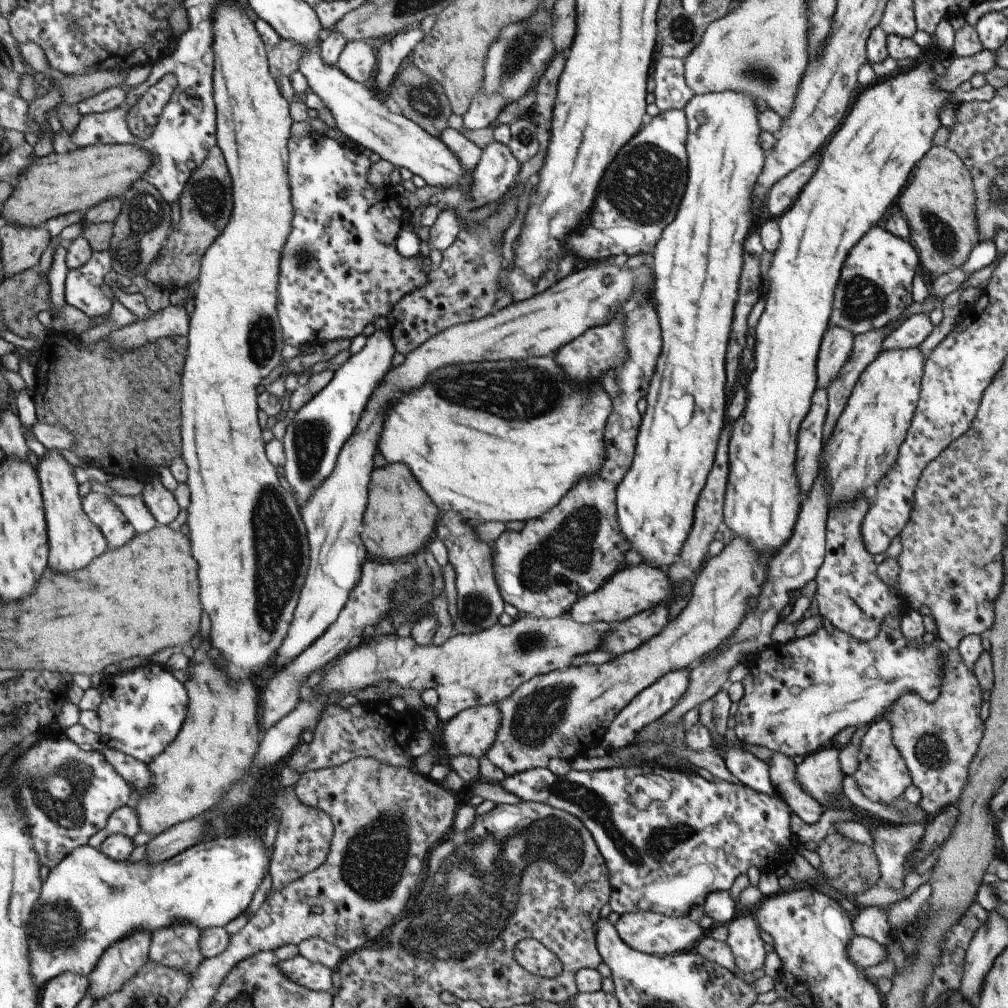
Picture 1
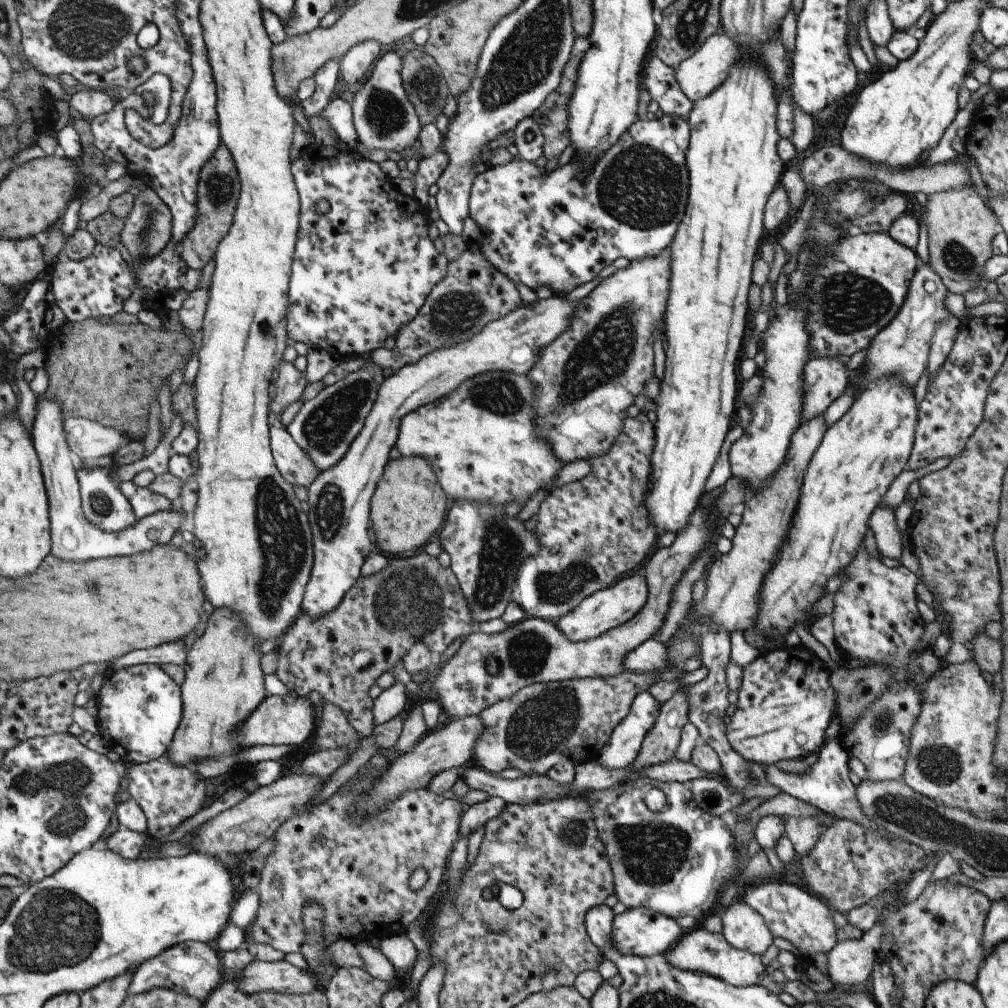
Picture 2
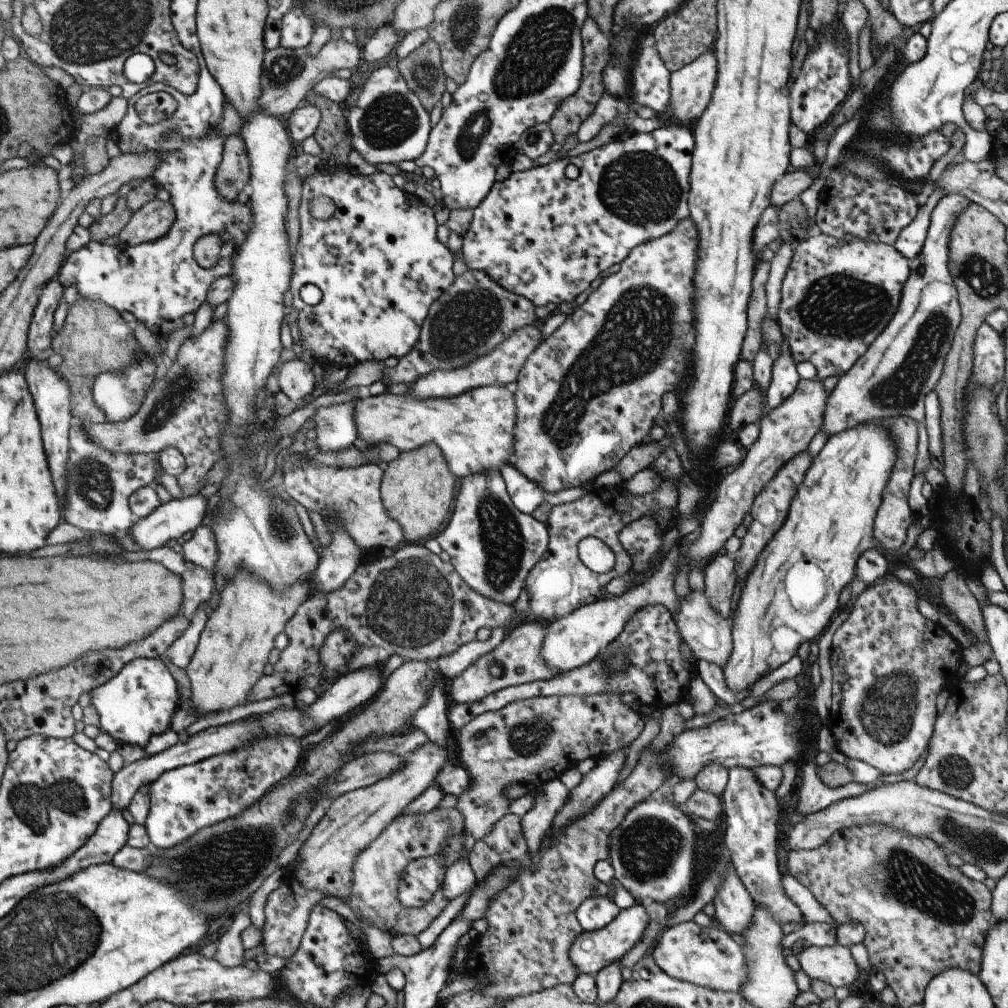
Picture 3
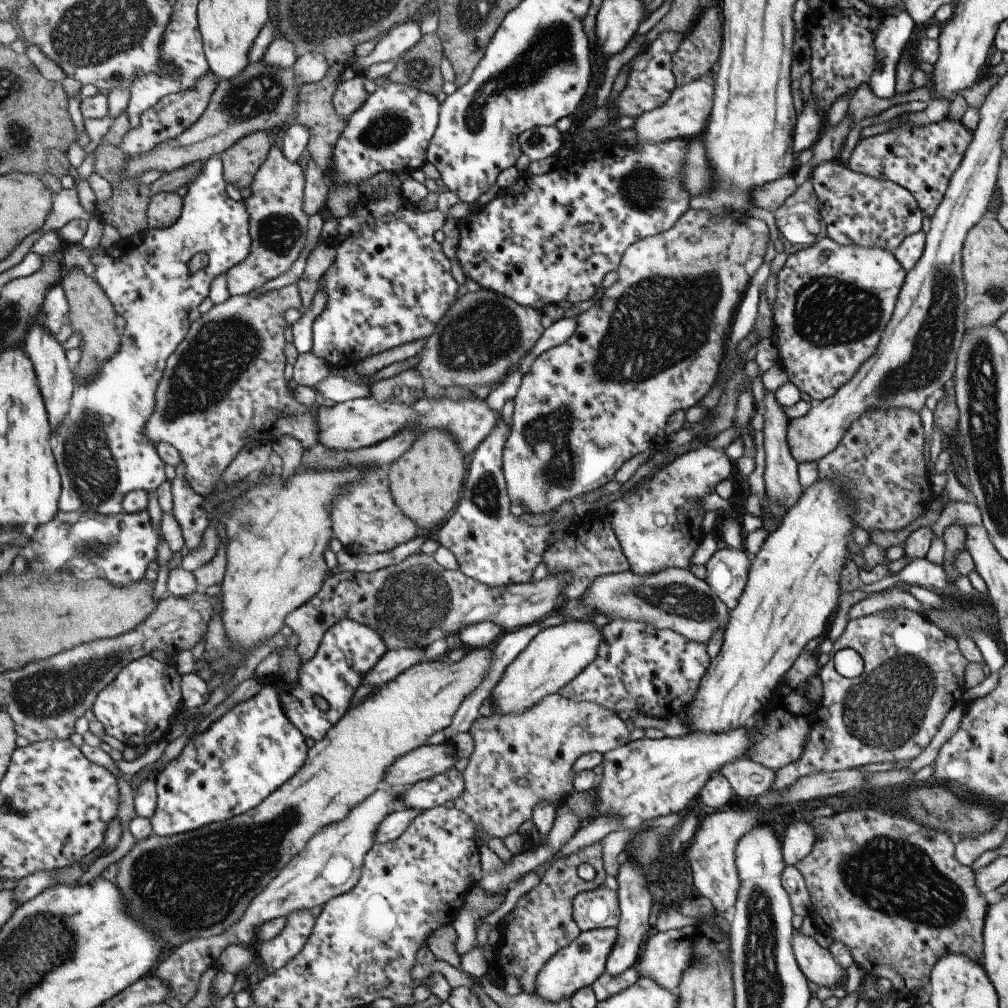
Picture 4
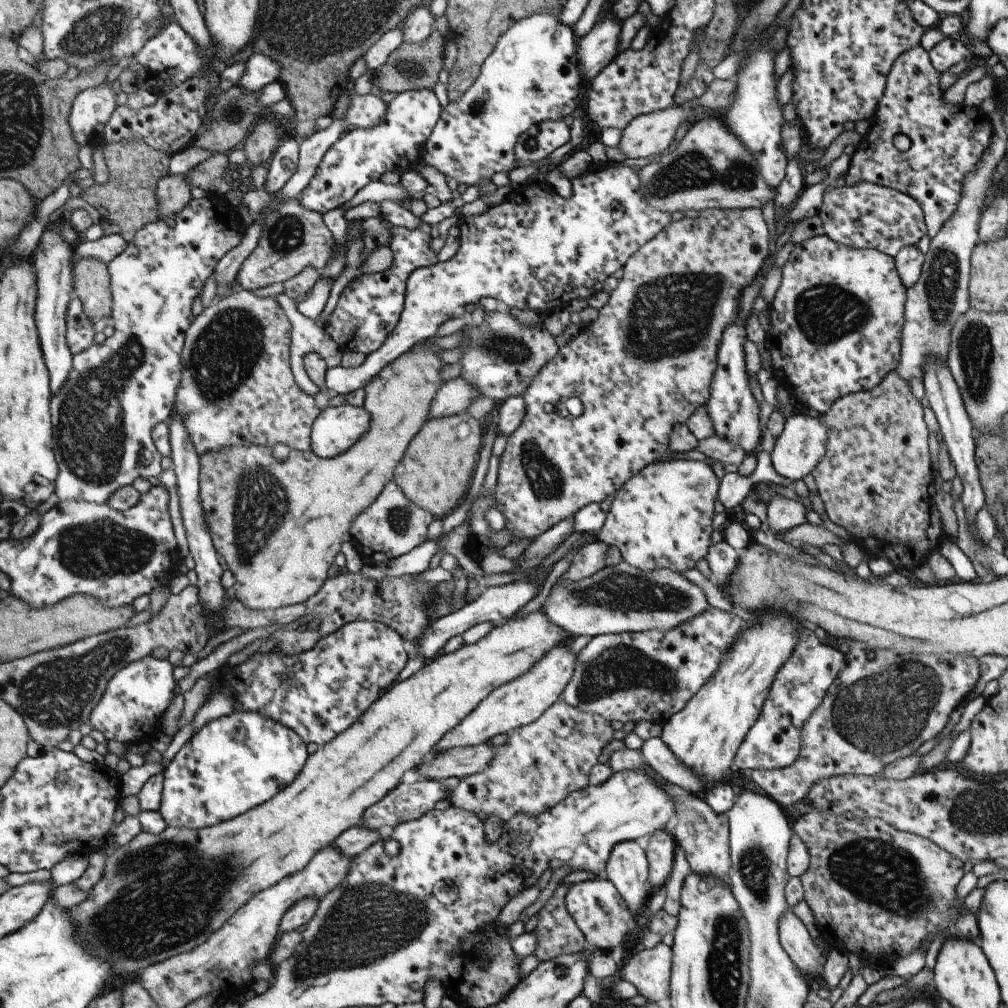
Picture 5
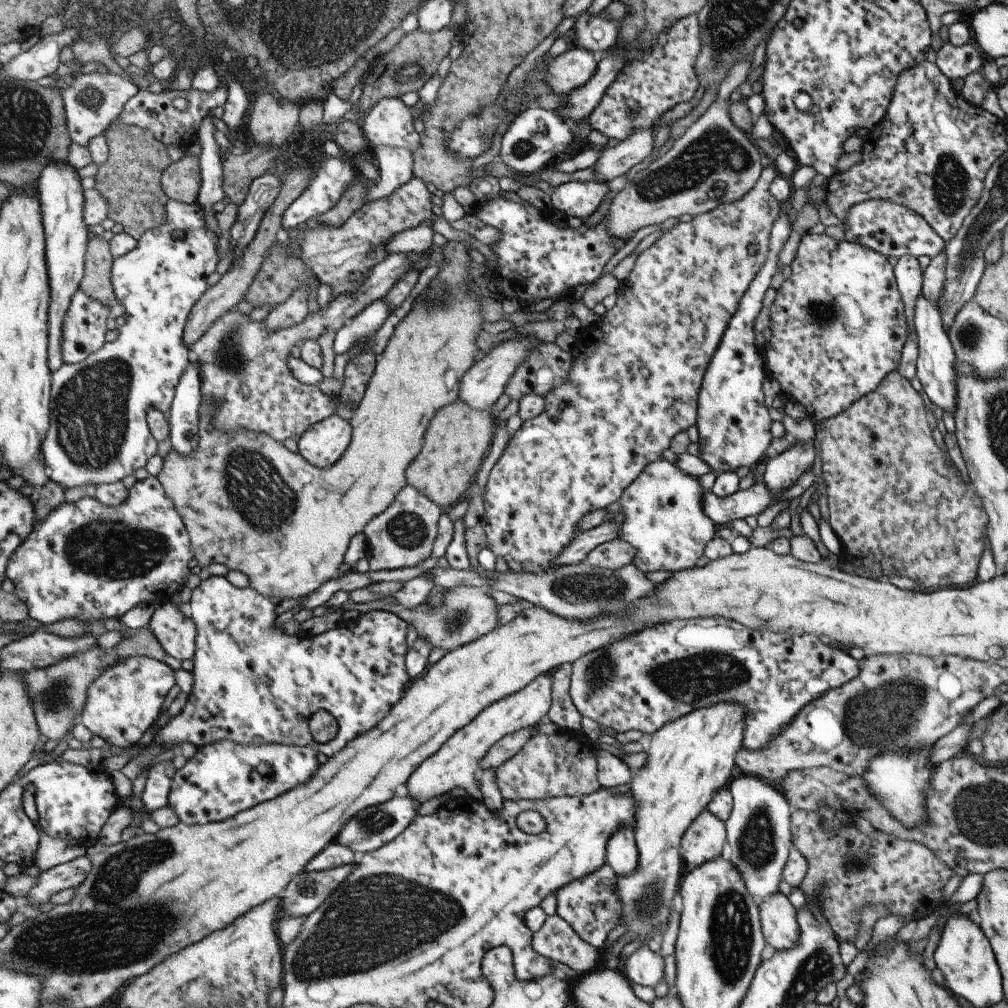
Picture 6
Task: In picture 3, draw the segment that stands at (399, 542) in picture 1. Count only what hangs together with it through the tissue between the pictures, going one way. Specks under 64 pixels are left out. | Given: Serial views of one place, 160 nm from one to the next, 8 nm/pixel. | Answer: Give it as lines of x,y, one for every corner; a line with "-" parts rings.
425,444
411,452
401,452
397,460
383,466
379,496
390,517
401,526
404,544
421,542
435,530
439,530
445,514
451,510
451,500
455,493
455,477
441,456
441,450
435,444

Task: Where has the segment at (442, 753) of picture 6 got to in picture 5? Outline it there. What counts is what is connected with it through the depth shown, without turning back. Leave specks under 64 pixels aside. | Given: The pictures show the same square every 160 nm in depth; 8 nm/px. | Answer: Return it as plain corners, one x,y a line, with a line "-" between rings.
567,643
553,647
543,659
538,660
533,668
529,669
529,672
493,689
456,727
448,730
441,740
435,743
428,756
455,747
487,743
489,738
497,734
509,734
516,728
535,722
551,704
561,699
562,690
574,671
576,654
568,649

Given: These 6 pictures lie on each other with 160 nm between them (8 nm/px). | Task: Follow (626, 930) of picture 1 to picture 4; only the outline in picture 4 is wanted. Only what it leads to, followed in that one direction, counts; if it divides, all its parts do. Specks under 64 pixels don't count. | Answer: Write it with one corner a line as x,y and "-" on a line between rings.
593,929
583,931
567,946
560,948
537,972
534,980
534,992
539,999
556,1003
568,998
580,988
589,987
604,972
604,964
614,943
616,929

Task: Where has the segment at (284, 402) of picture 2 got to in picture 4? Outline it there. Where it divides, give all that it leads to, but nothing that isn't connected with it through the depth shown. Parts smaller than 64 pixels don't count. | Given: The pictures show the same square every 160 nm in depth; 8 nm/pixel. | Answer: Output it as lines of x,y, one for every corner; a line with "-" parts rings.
311,351
298,353
292,366
292,379
298,385
309,388
315,388
333,370
322,358
317,358

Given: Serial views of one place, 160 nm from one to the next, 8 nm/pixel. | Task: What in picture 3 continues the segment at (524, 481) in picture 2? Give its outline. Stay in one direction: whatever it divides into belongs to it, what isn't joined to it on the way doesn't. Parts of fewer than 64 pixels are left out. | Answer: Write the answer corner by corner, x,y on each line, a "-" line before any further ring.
505,386
479,387
451,398
413,398
411,395
394,395
384,392
378,395
364,395
354,402
352,406
352,419
356,428
358,443
378,445
389,443
397,446
399,450
413,450
421,444
435,442
443,458
453,472
455,478
461,480
463,476
478,472
497,469
508,464
512,466
512,430
515,424
515,403
513,393

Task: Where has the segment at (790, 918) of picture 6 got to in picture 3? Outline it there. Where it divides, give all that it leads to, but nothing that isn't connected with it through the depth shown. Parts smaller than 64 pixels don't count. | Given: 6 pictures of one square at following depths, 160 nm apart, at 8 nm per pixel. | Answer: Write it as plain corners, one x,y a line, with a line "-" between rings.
837,943
828,947
809,945
800,950
796,959
810,980
821,980
833,988
854,987
858,966
847,947

